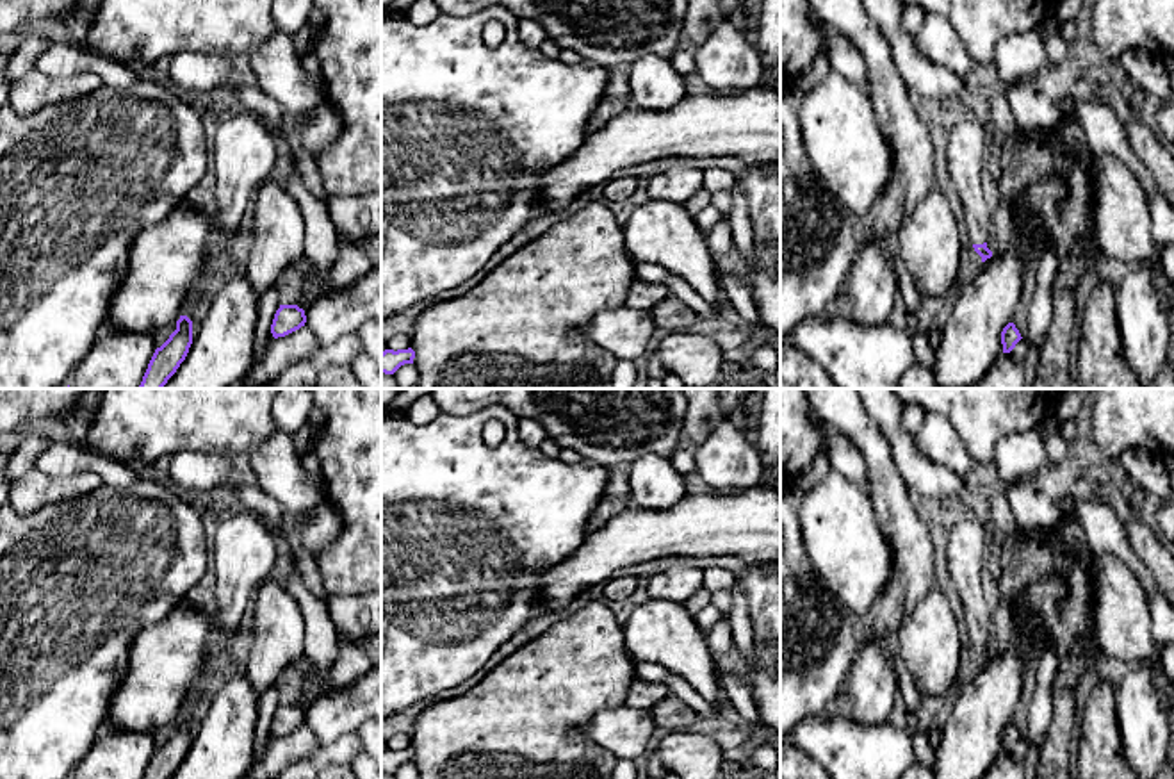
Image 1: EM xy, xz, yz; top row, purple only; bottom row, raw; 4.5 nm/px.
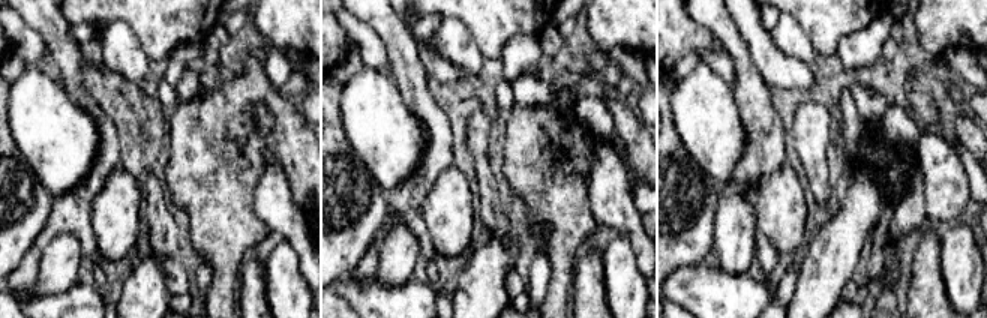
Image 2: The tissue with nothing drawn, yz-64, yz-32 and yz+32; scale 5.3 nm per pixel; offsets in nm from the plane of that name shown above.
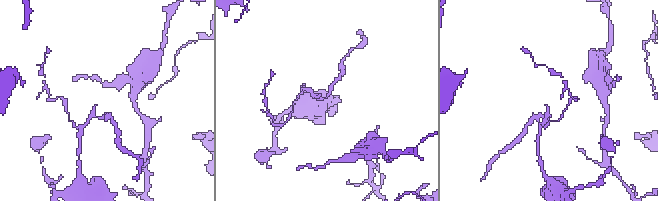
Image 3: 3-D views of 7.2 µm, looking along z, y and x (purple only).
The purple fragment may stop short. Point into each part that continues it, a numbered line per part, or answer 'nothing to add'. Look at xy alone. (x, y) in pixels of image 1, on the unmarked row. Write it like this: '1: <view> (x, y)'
nothing to add

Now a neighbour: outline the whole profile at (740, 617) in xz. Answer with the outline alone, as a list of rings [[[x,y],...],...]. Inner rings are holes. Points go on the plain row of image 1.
[[[736,583],[732,586],[734,606],[729,613],[730,627],[732,627],[732,640],[738,652],[746,658],[754,651],[754,627],[750,624],[750,611],[748,603],[743,594],[743,588]]]

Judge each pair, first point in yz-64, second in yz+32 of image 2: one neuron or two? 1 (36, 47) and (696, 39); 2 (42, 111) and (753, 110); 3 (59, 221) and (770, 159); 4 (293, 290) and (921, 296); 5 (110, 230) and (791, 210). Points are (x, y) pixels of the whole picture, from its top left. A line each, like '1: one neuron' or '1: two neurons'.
1: two neurons
2: two neurons
3: one neuron
4: two neurons
5: one neuron

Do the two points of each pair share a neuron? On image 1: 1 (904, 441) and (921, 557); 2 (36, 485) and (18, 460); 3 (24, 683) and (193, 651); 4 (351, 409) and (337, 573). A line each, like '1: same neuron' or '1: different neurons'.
1: different neurons
2: different neurons
3: different neurons
4: same neuron

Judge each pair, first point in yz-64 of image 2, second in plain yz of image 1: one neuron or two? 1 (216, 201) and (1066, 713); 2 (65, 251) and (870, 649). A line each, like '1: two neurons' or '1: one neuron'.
1: one neuron
2: one neuron

